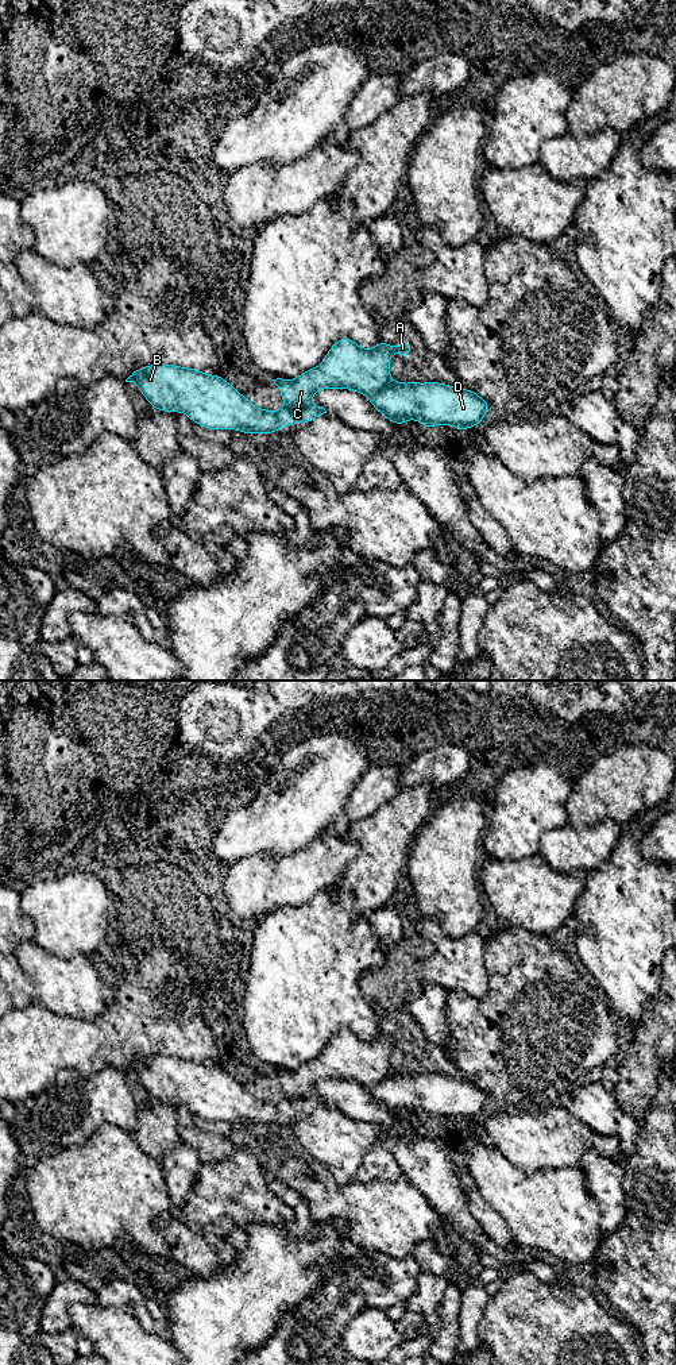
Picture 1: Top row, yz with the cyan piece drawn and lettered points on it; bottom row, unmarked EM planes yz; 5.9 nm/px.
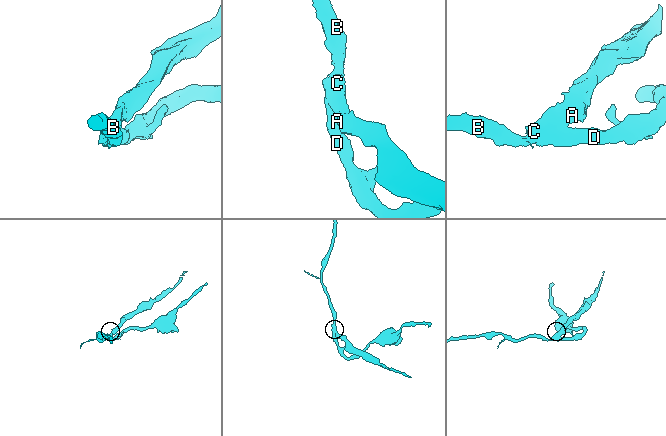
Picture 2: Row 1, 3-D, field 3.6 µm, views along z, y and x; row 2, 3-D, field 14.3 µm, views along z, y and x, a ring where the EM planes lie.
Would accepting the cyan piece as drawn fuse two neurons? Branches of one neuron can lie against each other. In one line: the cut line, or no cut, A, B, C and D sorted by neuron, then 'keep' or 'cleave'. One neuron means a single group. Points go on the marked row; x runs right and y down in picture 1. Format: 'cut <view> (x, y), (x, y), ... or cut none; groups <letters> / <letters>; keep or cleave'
cut yz (308, 404), (300, 408), (285, 408); groups A C / B D; cleave

